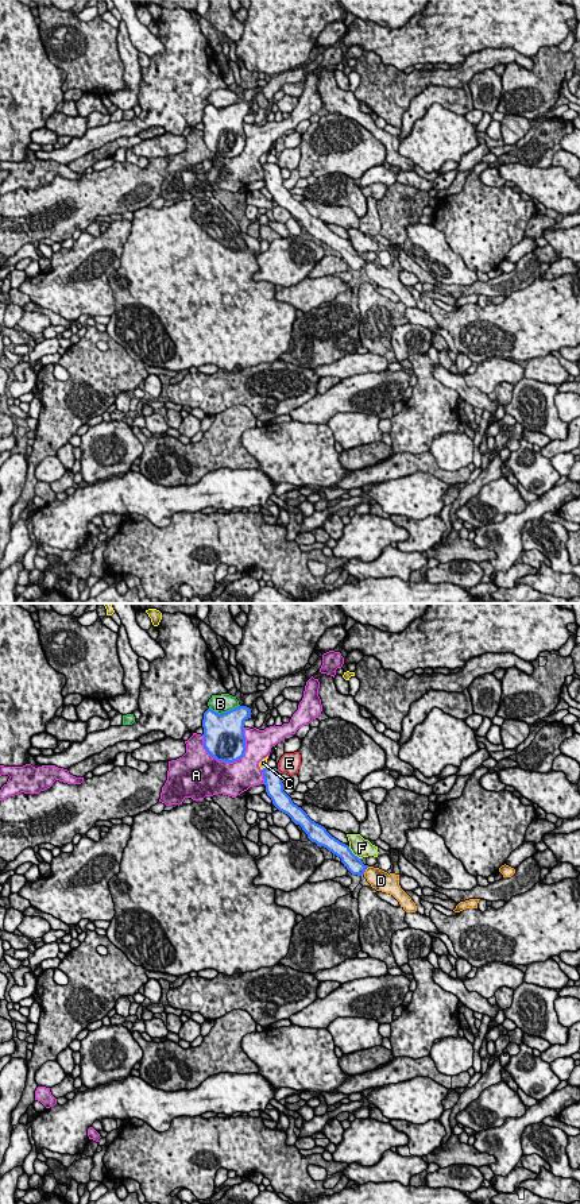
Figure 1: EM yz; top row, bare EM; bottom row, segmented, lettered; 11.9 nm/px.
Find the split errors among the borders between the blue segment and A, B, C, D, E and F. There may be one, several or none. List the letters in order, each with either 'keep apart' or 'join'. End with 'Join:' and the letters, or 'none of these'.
A: keep apart
B: keep apart
C: keep apart
D: join
E: keep apart
F: keep apart
Join: D

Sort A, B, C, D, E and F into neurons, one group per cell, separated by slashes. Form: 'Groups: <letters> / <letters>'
Groups: A / B / C / D / E / F

